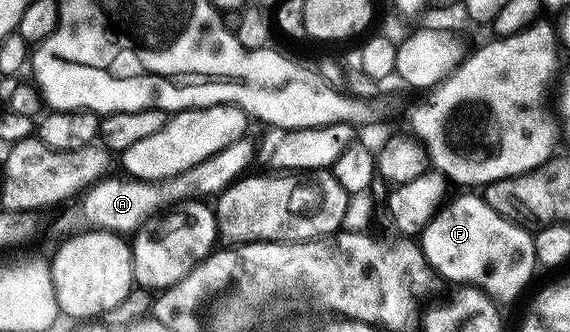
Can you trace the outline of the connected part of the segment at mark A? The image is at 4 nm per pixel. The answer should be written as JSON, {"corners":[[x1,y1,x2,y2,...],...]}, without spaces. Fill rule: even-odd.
{"corners":[[243,138,232,142,232,146,224,146,224,150,212,154,212,158,192,166,192,170,184,170,178,176,173,176,171,180,147,182,133,178,121,178,122,180,103,178,81,197,81,200,83,199,82,210,86,214,87,222,90,223,87,225,104,232,133,234,147,220,183,202,210,198,222,192,249,169,246,167,253,160,254,144,250,138]]}

